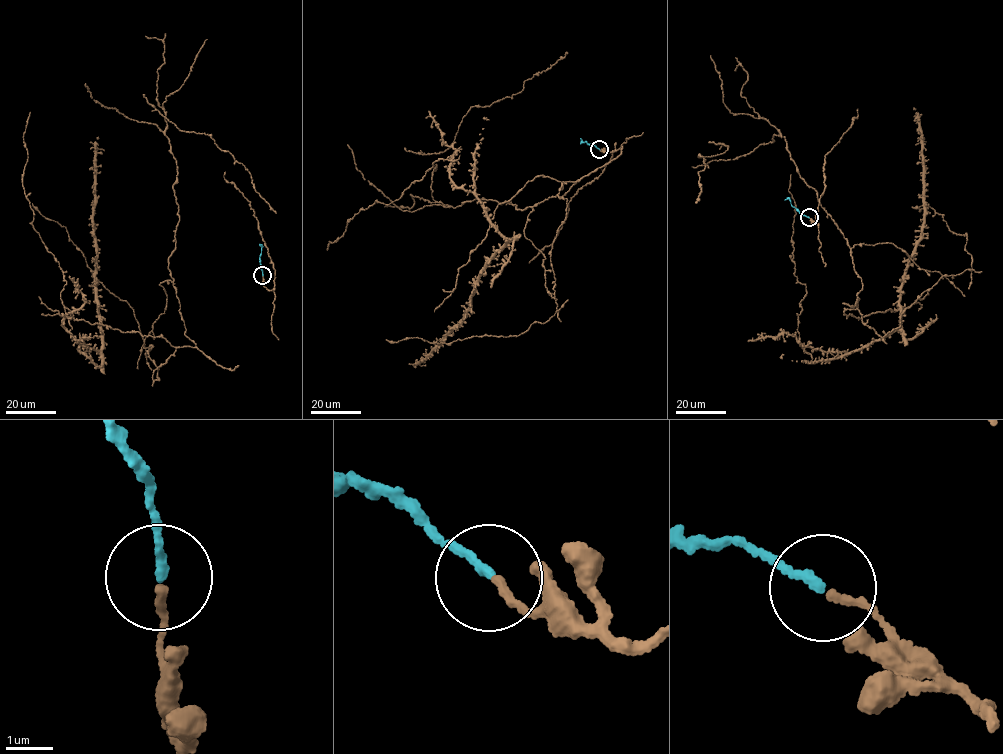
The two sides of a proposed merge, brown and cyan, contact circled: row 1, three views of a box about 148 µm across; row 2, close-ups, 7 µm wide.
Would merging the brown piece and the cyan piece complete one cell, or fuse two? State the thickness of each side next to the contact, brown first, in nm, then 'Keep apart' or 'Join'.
Thickness 160 nm (brown) against 170 nm. Join

